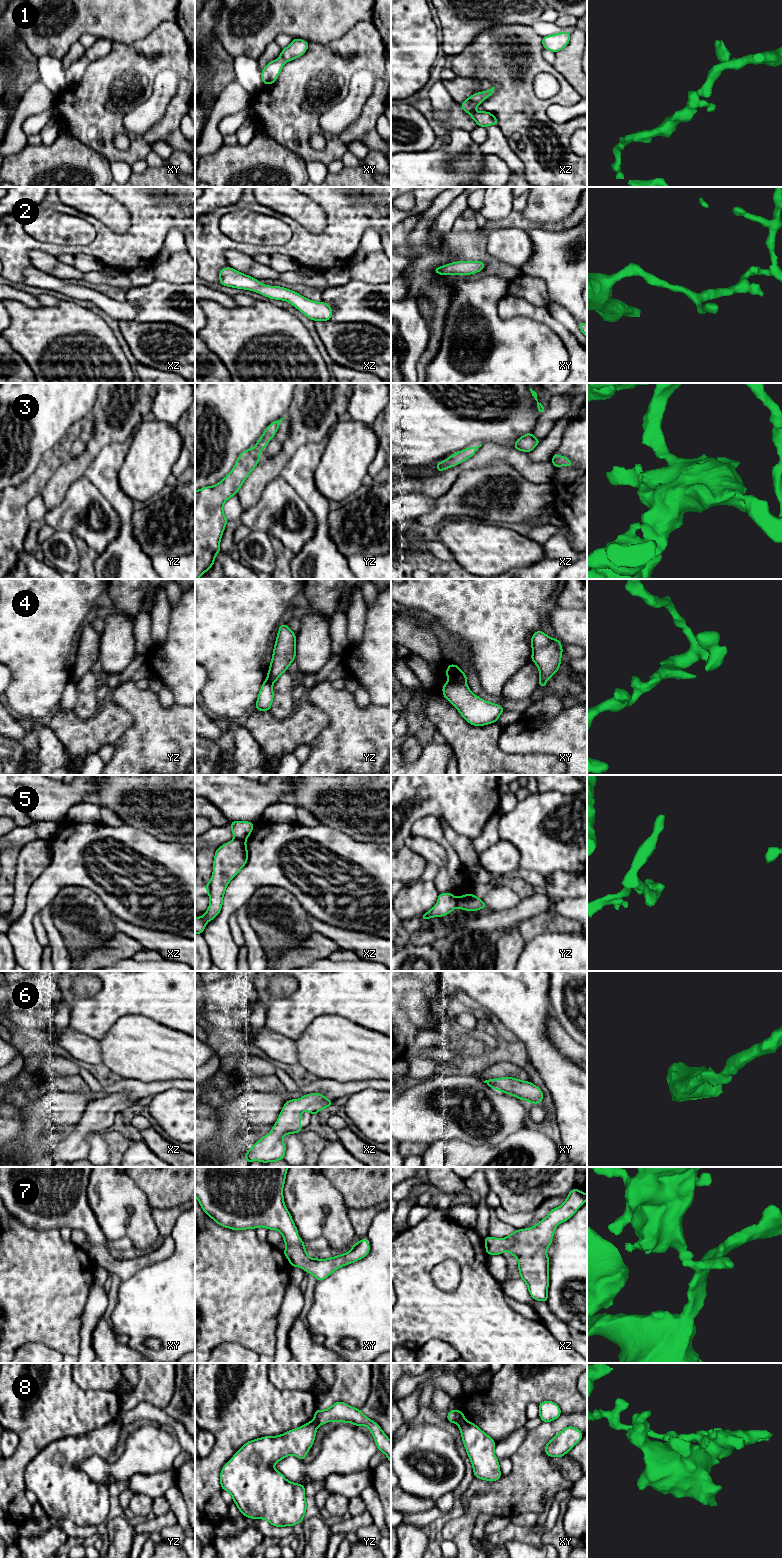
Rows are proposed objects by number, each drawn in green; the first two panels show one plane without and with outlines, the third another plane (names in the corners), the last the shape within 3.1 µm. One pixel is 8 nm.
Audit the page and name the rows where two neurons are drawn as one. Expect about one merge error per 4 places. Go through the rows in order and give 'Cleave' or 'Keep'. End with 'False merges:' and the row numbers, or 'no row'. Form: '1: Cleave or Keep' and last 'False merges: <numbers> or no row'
1: Keep
2: Keep
3: Keep
4: Cleave
5: Cleave
6: Keep
7: Keep
8: Cleave
False merges: 4, 5, 8

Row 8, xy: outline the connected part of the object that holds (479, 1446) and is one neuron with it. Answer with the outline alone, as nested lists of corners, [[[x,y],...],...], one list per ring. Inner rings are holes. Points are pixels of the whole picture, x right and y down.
[[[467,1420],[458,1423],[463,1444],[473,1466],[474,1477],[487,1481],[501,1478],[499,1461],[494,1454],[496,1442]]]

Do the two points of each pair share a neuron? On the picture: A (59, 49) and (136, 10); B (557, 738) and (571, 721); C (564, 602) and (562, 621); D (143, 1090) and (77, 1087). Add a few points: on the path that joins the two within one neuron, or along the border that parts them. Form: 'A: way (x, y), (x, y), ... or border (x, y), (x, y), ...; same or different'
A: way (75, 29), (94, 10), (116, 10); same
B: way (561, 734), (570, 725); same
C: border (557, 605), (563, 608), (576, 609); different
D: way (127, 1088), (114, 1088), (102, 1094), (93, 1094); same

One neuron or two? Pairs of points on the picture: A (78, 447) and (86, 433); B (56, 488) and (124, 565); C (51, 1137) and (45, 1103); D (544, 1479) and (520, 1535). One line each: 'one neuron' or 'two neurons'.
A: one neuron
B: two neurons
C: one neuron
D: two neurons

